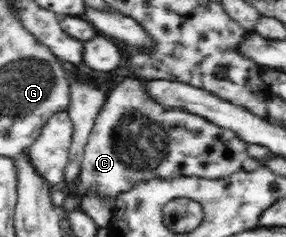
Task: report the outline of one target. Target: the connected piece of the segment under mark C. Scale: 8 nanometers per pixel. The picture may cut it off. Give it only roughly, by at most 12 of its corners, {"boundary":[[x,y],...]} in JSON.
{"boundary":[[125,78],[96,115],[76,200],[222,179],[248,143]]}

